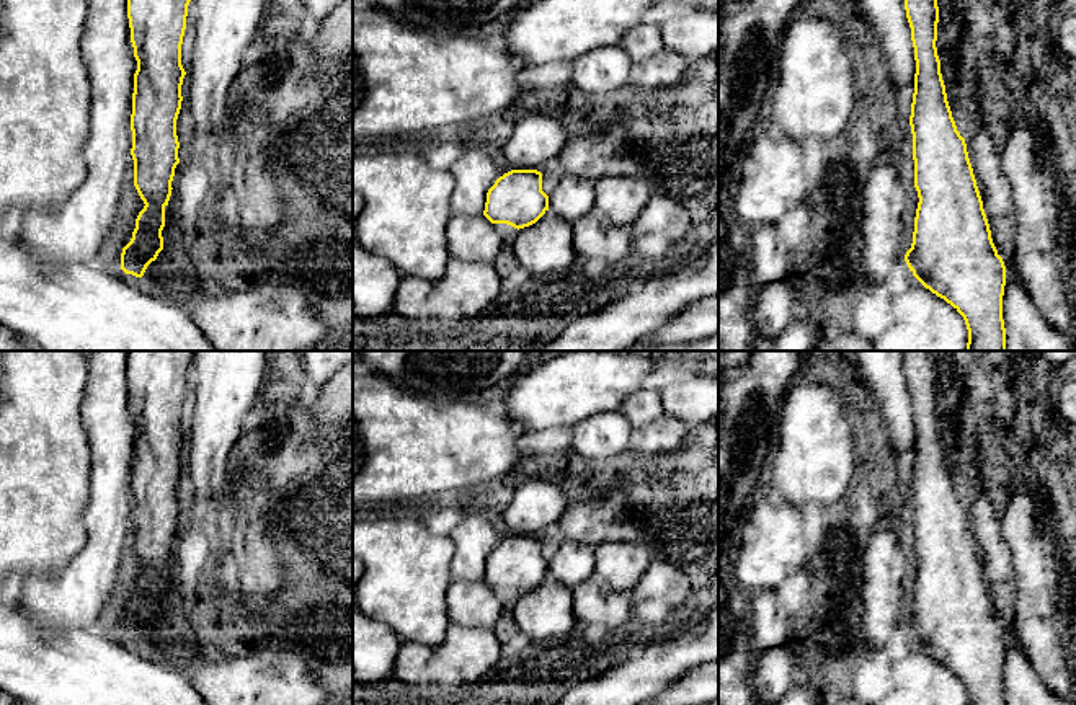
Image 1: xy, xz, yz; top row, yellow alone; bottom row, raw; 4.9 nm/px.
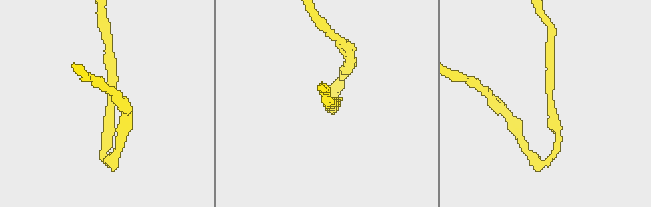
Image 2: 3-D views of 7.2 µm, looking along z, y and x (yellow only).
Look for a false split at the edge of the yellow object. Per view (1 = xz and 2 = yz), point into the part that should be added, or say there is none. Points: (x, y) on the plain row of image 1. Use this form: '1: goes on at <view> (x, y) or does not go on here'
1: does not go on here
2: does not go on here

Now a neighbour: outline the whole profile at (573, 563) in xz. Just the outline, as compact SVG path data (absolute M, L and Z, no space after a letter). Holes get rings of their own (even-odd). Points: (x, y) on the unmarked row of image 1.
M565 539L549 561L549 576L567 588L575 588L594 578L594 550Z

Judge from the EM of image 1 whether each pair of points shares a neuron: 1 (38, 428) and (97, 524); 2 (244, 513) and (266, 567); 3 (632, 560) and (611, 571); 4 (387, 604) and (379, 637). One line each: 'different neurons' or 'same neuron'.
1: different neurons
2: same neuron
3: same neuron
4: different neurons

